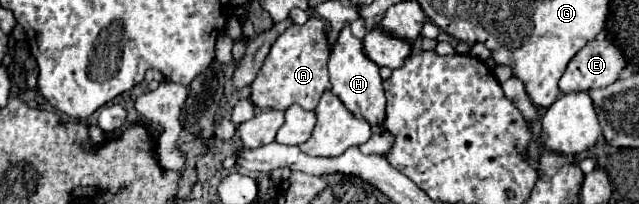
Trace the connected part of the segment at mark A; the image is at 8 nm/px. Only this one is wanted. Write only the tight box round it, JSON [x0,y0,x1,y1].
[251,19,329,111]

